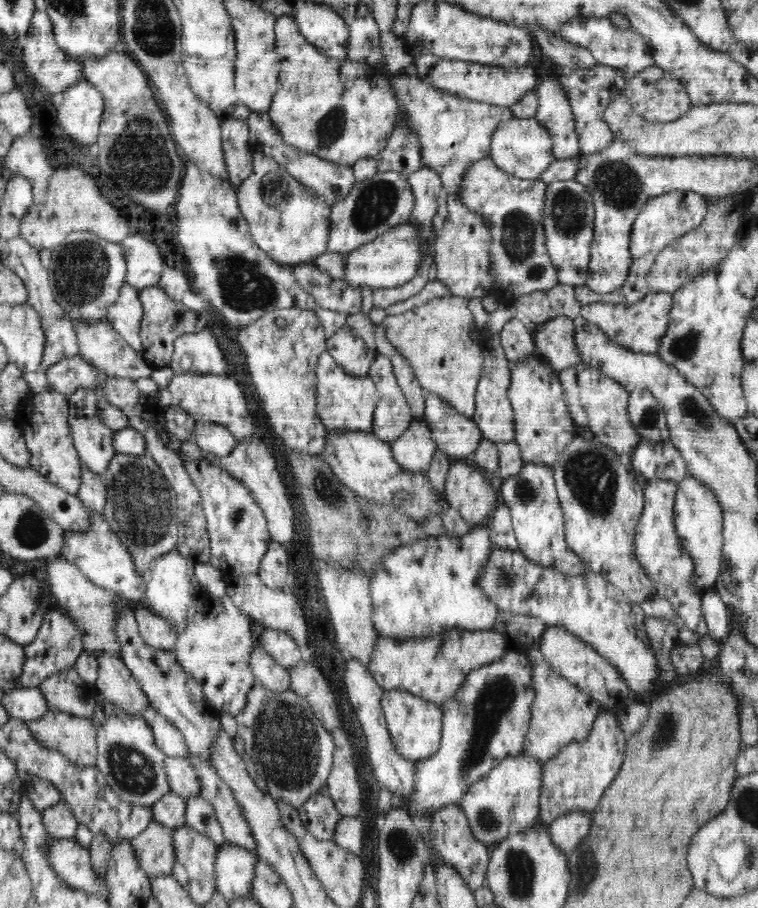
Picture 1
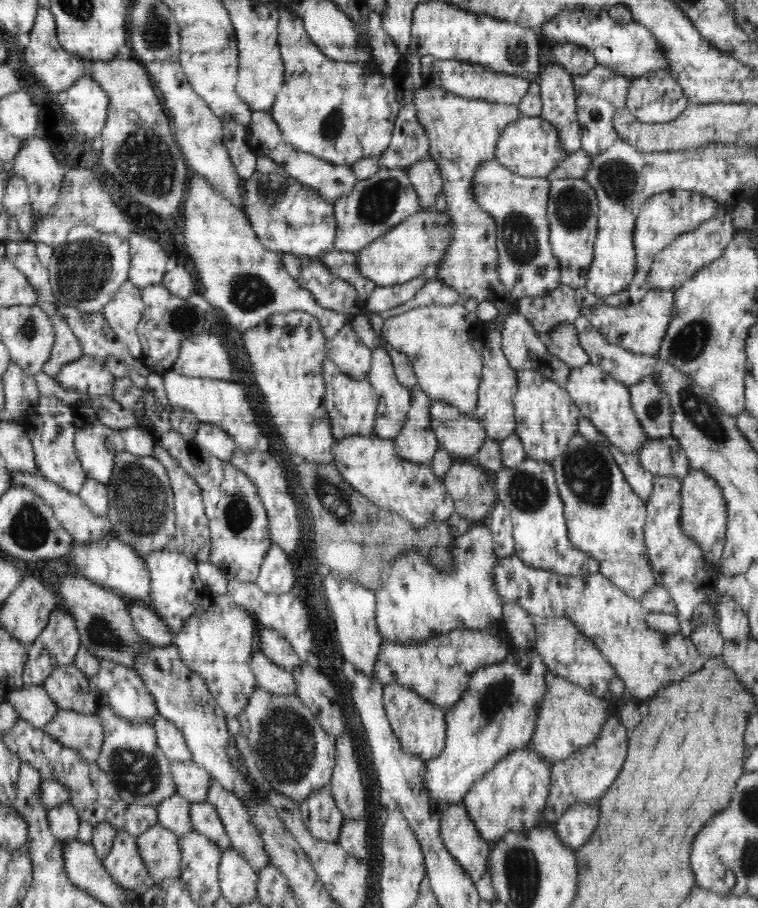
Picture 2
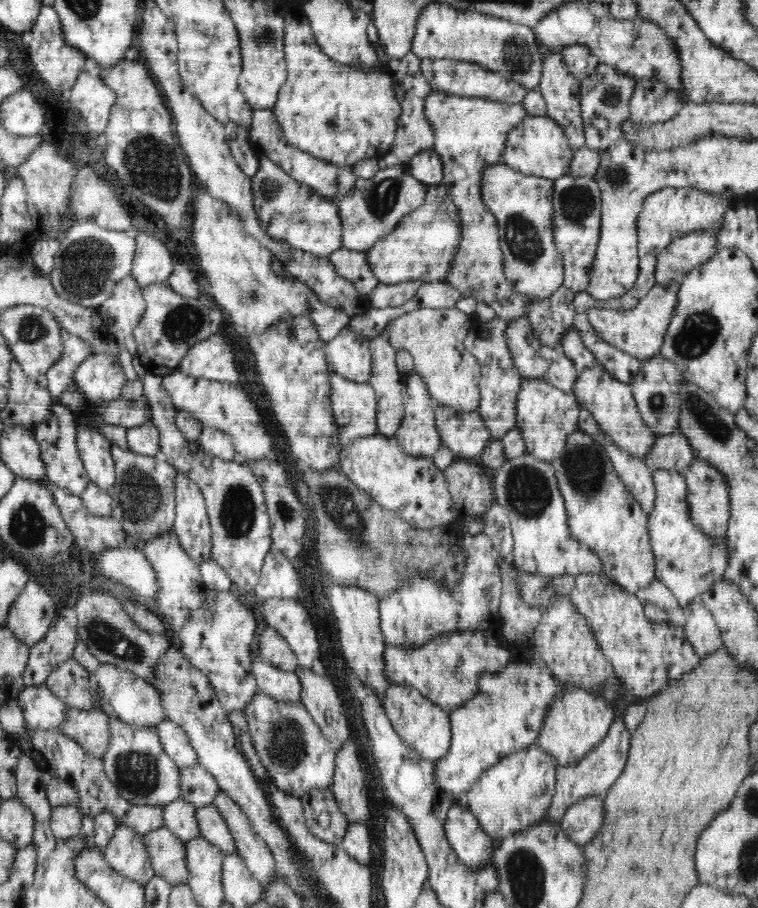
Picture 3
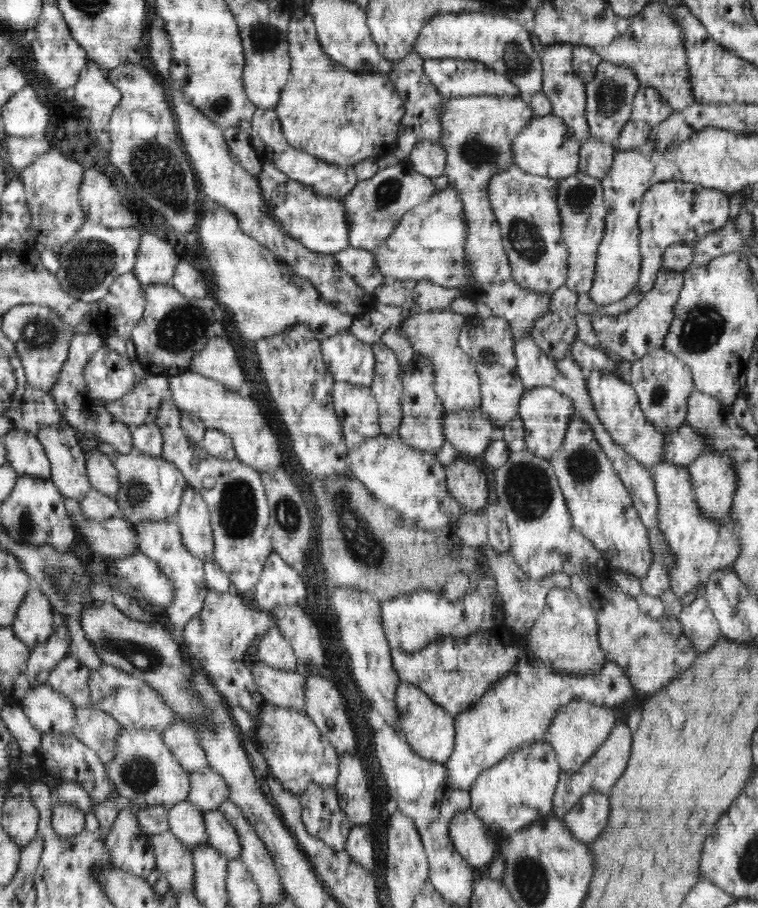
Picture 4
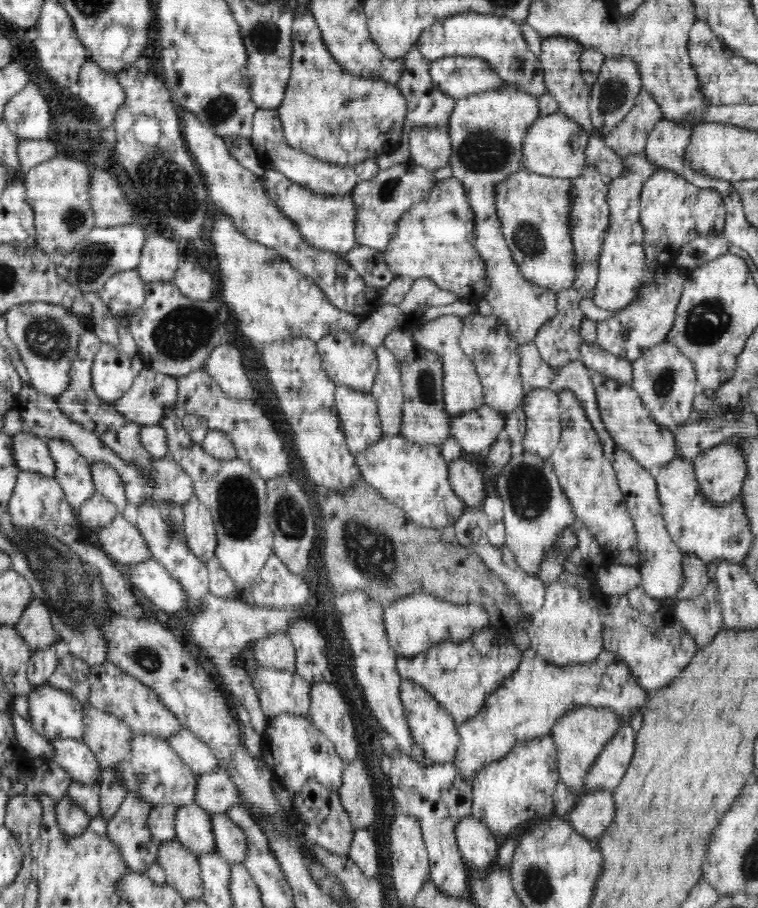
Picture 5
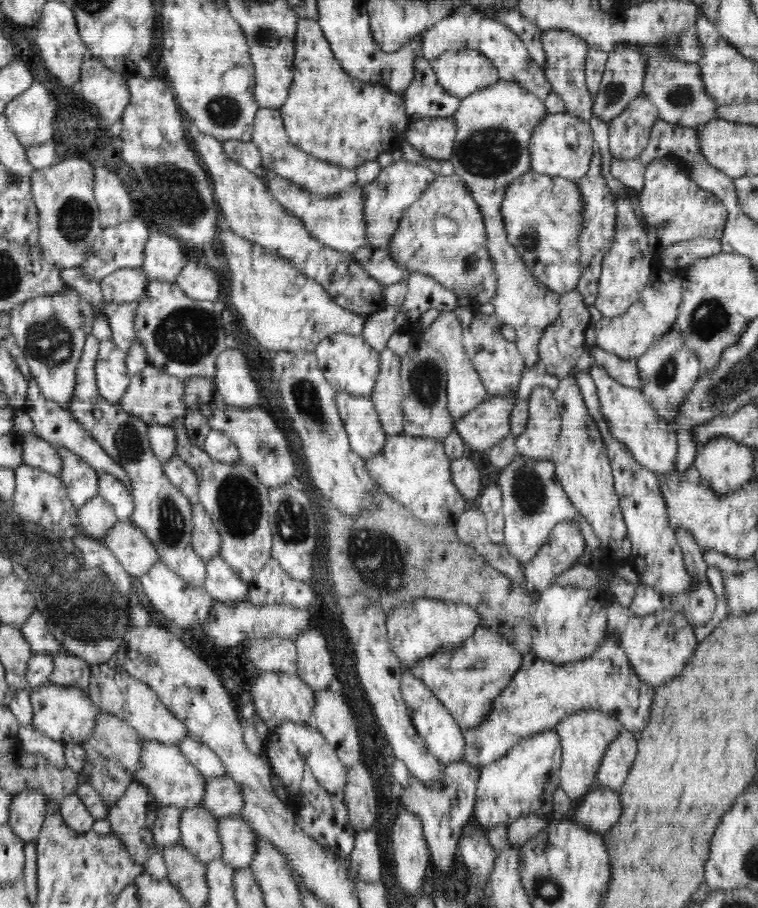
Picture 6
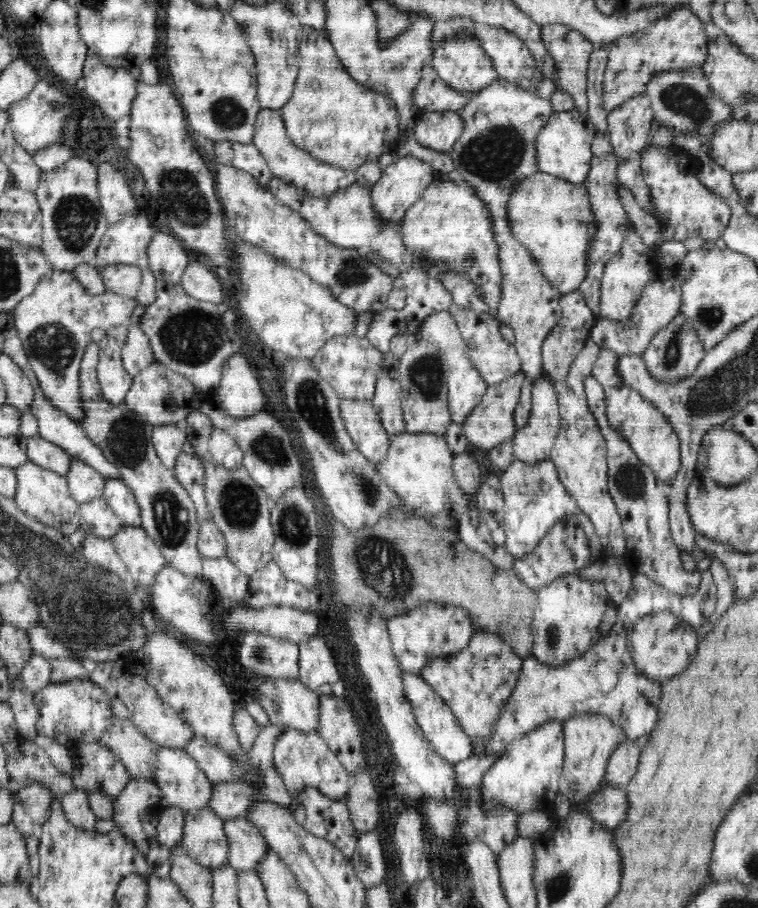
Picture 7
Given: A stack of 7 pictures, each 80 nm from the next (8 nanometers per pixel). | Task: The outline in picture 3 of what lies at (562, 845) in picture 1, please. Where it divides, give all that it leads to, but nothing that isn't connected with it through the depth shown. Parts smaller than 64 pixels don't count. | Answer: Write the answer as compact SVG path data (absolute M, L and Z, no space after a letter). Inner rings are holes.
M604 796L584 798L572 805L558 821L568 838L582 848L600 833L606 816L604 799Z

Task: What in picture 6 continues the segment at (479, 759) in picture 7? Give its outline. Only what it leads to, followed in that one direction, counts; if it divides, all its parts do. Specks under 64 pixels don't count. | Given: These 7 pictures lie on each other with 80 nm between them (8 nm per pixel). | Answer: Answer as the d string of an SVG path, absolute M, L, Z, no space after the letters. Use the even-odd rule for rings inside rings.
M465 759L445 765L443 774L444 788L431 790L417 779L412 779L412 786L406 790L397 790L402 795L405 812L413 813L420 818L423 832L431 853L431 861L446 878L454 876L454 855L457 855L457 843L463 832L463 828L469 822L473 814L478 779L482 766L476 766L466 762Z

